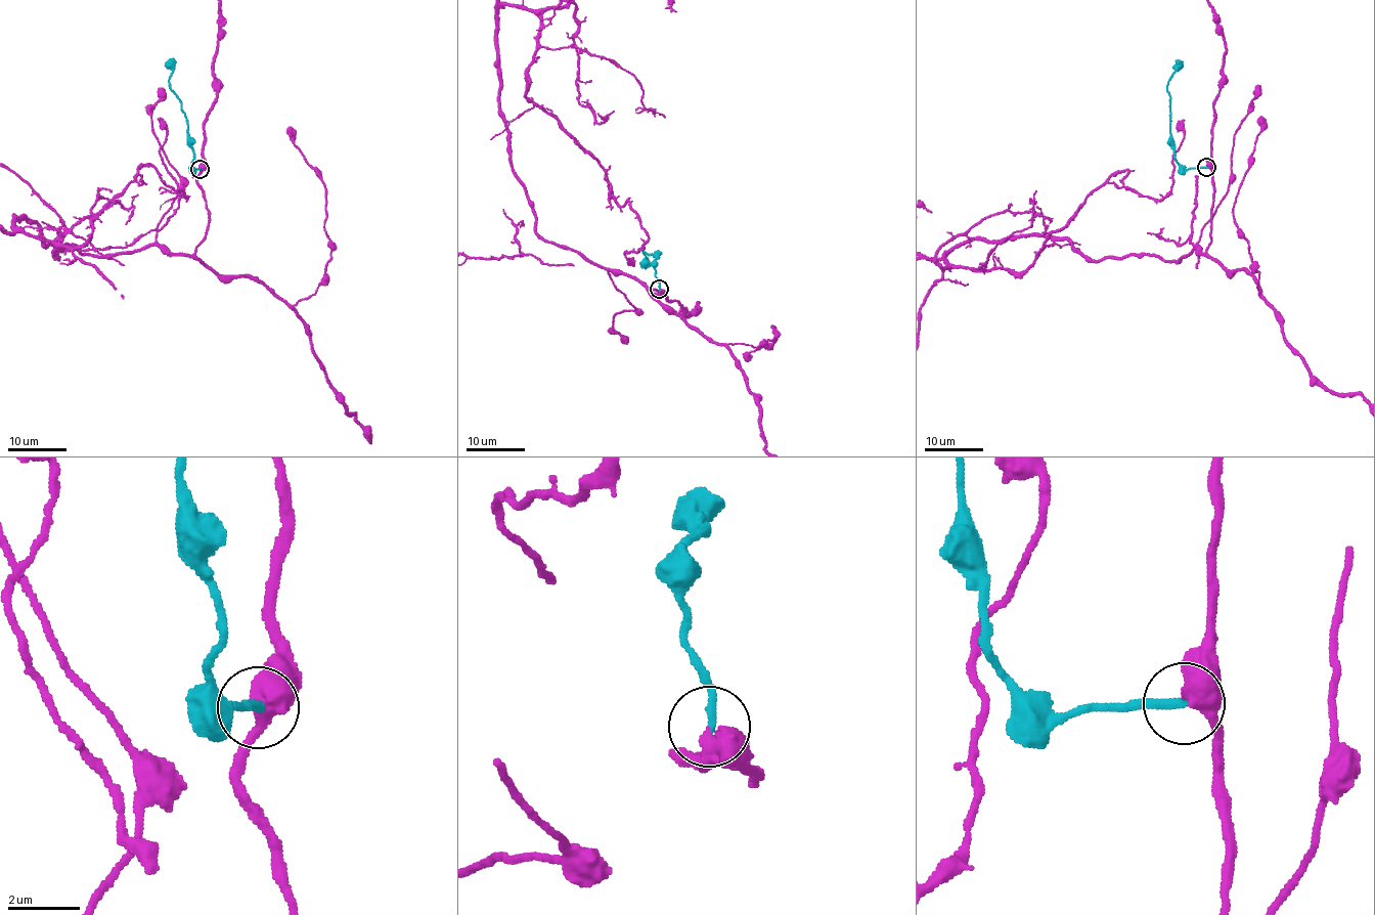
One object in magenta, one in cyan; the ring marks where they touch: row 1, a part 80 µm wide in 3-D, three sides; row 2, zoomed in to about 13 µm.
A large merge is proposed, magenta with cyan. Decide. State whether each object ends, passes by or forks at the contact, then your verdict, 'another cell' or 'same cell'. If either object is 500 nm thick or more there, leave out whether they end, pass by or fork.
magenta passes by; cyan ends there; same cell

